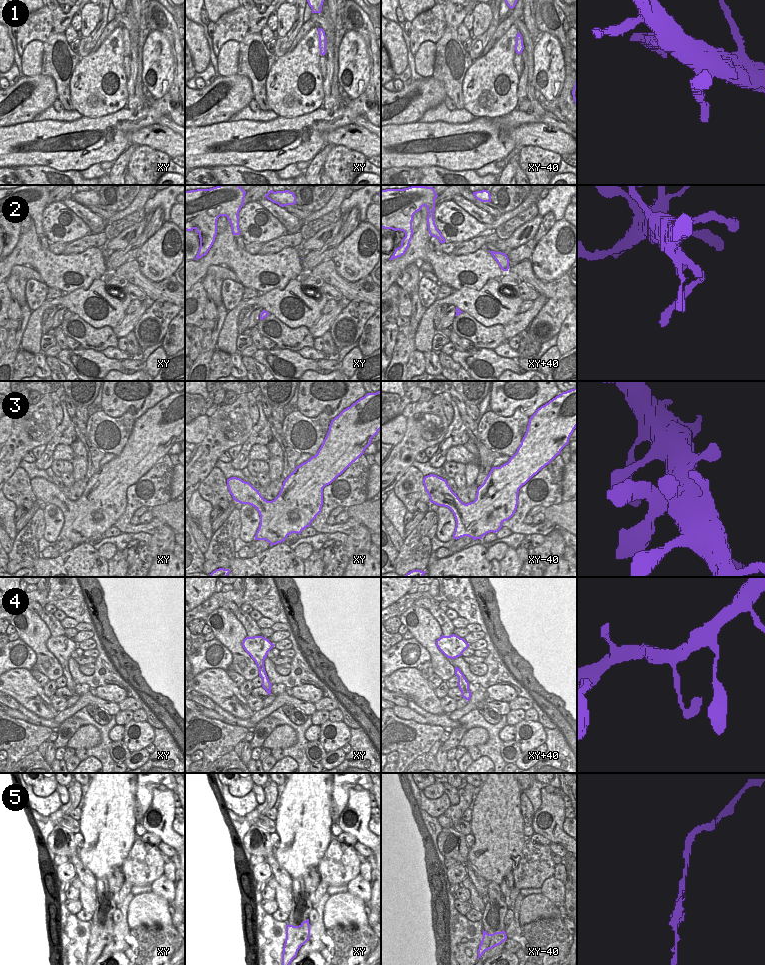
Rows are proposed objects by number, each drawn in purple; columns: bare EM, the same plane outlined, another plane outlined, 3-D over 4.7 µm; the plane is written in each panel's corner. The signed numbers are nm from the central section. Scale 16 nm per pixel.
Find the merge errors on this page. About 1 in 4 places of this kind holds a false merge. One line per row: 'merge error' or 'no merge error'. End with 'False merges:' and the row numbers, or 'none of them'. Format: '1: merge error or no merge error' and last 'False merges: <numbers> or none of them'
1: no merge error
2: no merge error
3: no merge error
4: no merge error
5: no merge error
False merges: none of them

